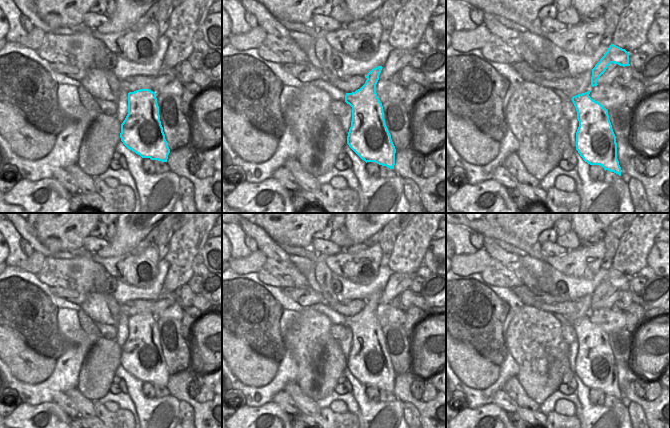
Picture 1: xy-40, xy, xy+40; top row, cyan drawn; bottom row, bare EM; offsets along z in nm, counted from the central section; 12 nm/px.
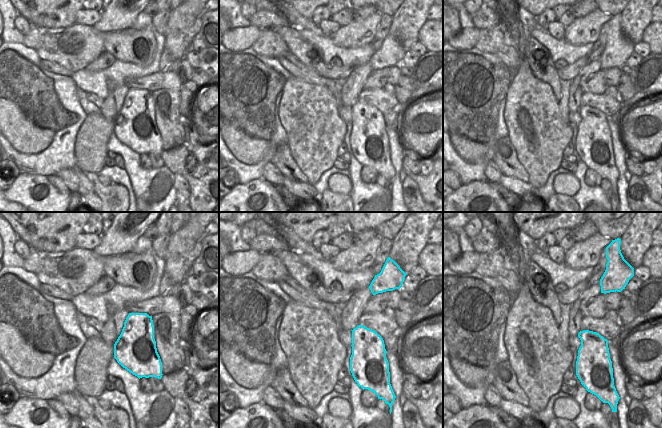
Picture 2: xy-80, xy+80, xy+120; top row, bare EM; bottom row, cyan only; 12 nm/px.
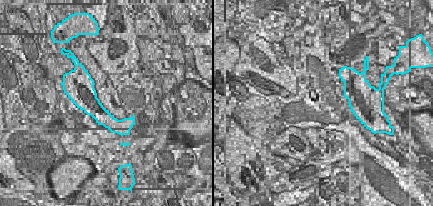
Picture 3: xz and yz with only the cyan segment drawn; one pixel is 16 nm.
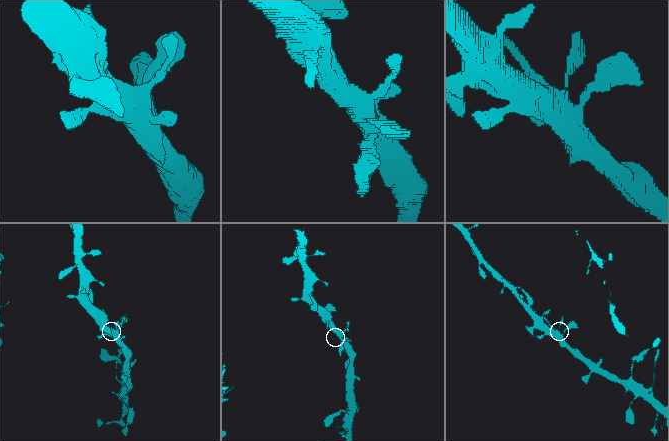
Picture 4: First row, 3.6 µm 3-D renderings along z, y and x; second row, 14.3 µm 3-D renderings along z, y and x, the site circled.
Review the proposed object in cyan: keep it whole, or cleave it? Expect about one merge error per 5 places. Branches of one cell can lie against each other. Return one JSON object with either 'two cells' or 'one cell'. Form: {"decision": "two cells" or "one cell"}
{"decision": "one cell"}

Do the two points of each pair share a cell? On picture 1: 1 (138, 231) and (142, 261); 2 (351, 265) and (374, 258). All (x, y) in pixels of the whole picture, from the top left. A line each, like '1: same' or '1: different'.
1: different
2: same

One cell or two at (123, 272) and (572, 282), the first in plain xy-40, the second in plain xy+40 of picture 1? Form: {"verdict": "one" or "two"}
{"verdict": "two"}

